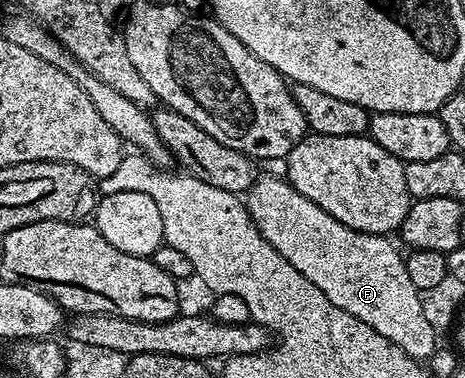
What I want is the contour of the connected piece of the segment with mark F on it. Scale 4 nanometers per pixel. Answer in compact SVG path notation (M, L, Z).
M263 174L247 192L246 202L250 217L257 225L263 238L283 255L284 259L295 267L310 283L318 287L330 302L341 310L348 311L354 318L360 319L383 335L401 350L421 361L428 361L438 348L440 337L435 333L424 309L422 309L420 290L408 276L403 254L389 242L383 234L356 231L346 224L333 219L332 215L320 208L310 199L300 195L290 182L281 176Z

